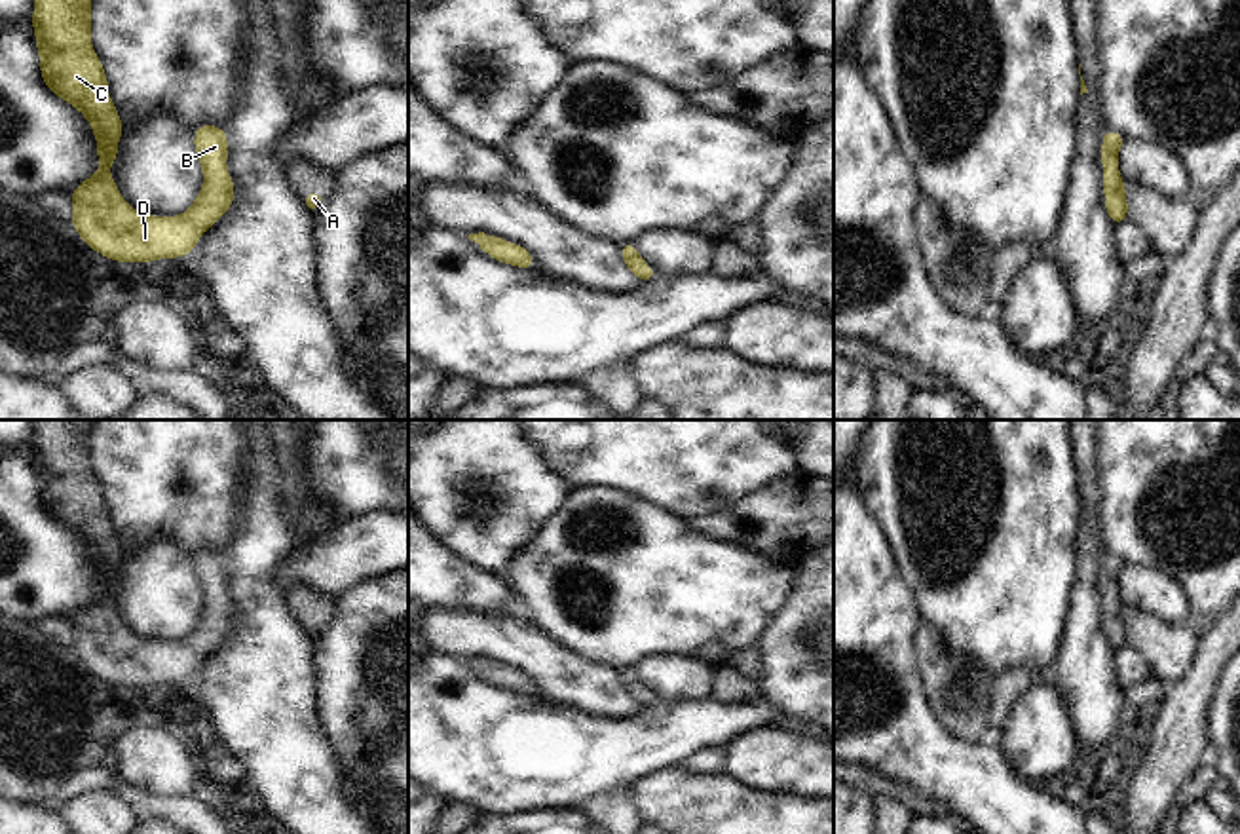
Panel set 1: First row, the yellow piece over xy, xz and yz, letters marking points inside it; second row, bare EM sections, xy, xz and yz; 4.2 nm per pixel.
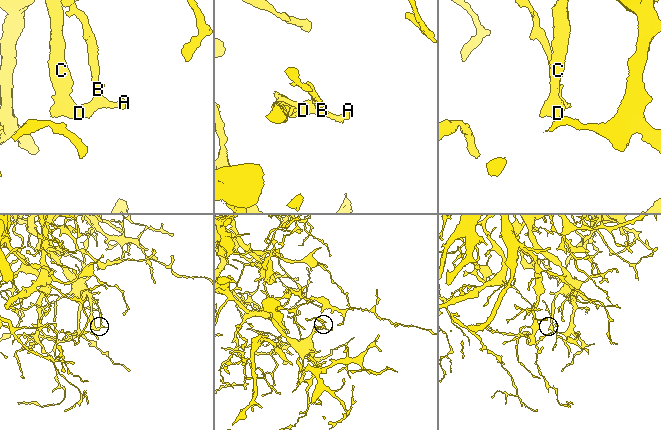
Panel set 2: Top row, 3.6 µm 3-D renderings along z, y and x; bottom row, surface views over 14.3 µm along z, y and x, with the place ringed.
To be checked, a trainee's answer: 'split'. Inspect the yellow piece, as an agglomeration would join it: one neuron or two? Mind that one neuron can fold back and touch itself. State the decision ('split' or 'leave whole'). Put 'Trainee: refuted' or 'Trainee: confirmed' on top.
Trainee: refuted
leave whole

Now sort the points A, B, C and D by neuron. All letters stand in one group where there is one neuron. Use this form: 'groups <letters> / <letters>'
groups A B C D

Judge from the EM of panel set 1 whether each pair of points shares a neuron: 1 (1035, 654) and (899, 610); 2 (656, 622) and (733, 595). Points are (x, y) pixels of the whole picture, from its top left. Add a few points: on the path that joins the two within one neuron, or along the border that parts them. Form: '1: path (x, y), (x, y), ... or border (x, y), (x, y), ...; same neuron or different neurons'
1: border (902, 578), (923, 622); different neurons
2: path (675, 603), (680, 597), (714, 597); same neuron

